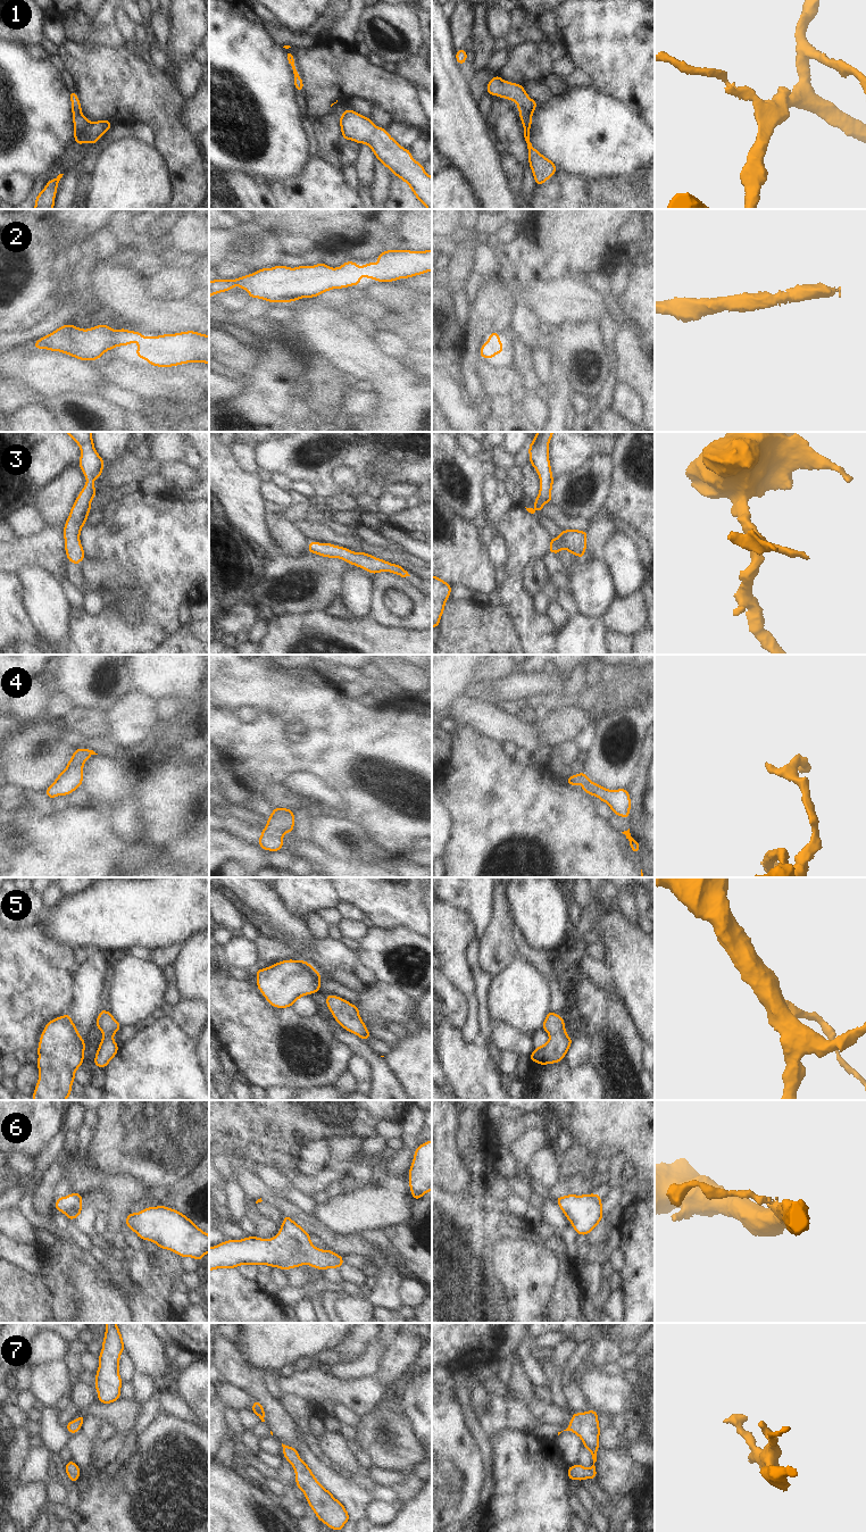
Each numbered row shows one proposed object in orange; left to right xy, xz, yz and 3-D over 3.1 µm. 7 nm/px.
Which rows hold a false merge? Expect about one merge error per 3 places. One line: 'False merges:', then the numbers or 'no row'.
False merges: 6

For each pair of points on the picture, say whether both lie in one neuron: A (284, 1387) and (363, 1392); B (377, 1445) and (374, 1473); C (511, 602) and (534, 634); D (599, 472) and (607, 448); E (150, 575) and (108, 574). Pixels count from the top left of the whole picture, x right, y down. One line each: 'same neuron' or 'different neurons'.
A: same neuron
B: different neurons
C: same neuron
D: different neurons
E: different neurons

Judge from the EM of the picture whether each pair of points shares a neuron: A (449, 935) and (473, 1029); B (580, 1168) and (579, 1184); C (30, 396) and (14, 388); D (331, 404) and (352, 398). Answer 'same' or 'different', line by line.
A: same
B: different
C: same
D: different

